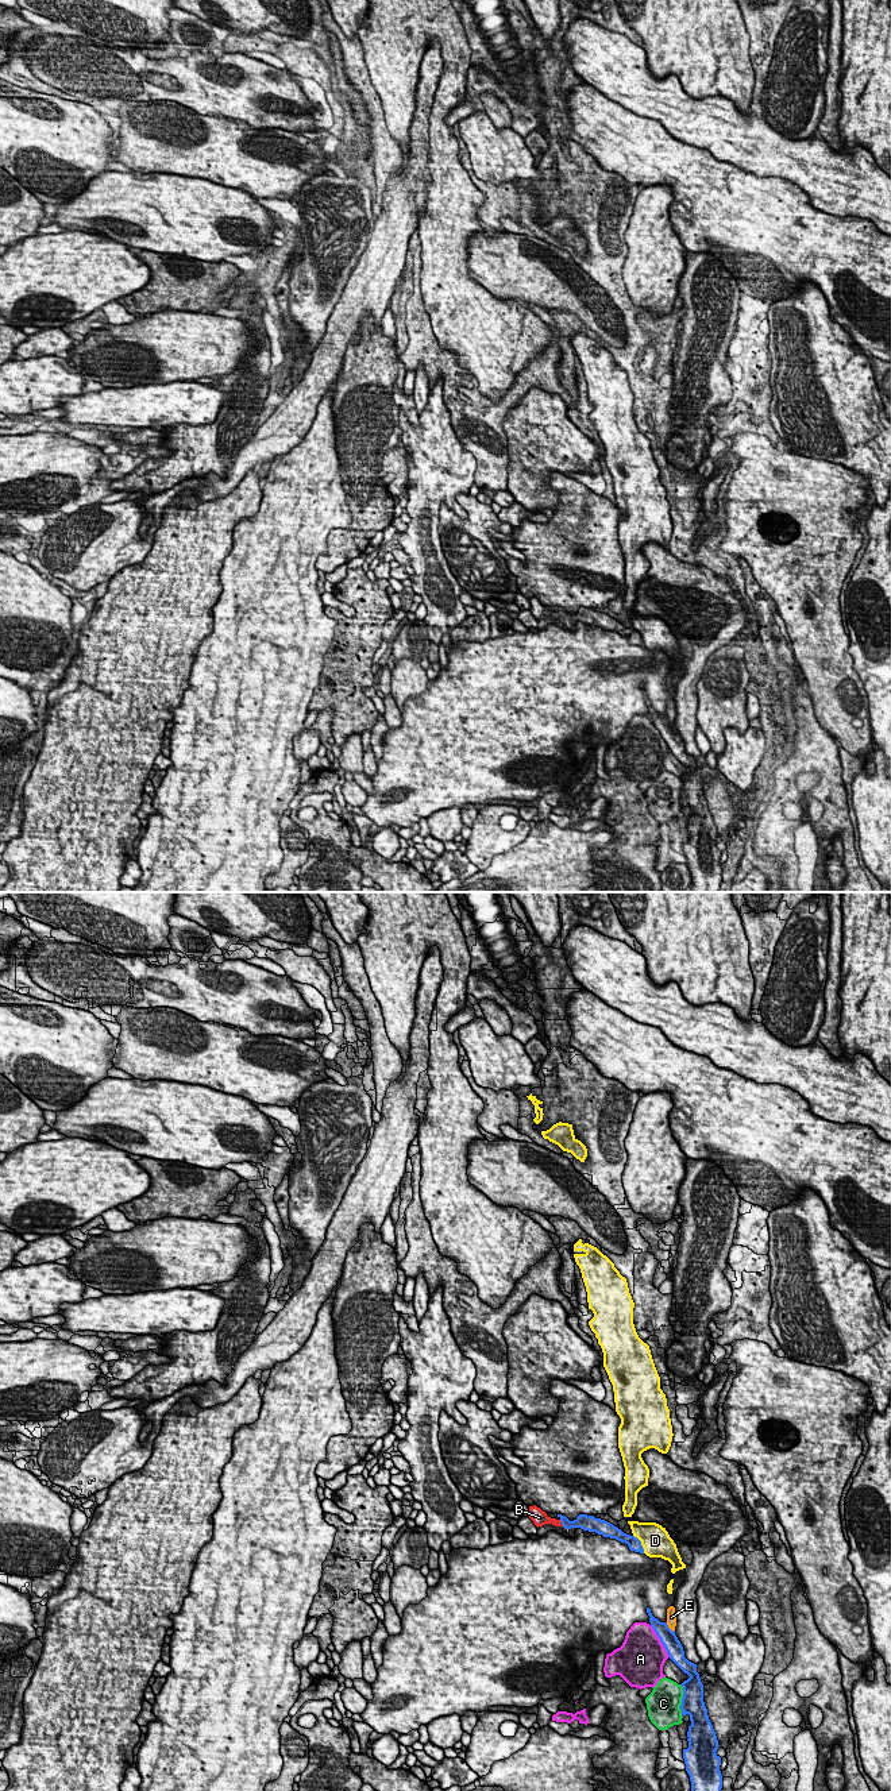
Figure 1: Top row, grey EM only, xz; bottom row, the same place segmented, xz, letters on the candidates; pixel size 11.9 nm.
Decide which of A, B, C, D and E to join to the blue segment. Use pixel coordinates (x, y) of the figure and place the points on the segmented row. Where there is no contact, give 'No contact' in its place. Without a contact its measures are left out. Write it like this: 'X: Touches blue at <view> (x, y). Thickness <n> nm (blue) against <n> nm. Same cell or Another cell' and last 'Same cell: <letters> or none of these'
A: Touches blue at xz (660, 1640). Thickness 200 nm (blue) against 480 nm. Another cell
B: Touches blue at xz (562, 1524). Thickness 170 nm (blue) against 160 nm. Same cell
C: Touches blue at xz (682, 1701). Thickness 260 nm (blue) against 400 nm. Another cell
D: Touches blue at xz (640, 1544). Thickness 160 nm (blue) against 340 nm. Another cell
E: Touches blue at xz (668, 1628). Thickness 200 nm (blue) against 130 nm. Another cell
Same cell: B

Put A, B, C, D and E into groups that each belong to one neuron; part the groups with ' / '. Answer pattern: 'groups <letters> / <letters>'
groups A / B / C / D / E

